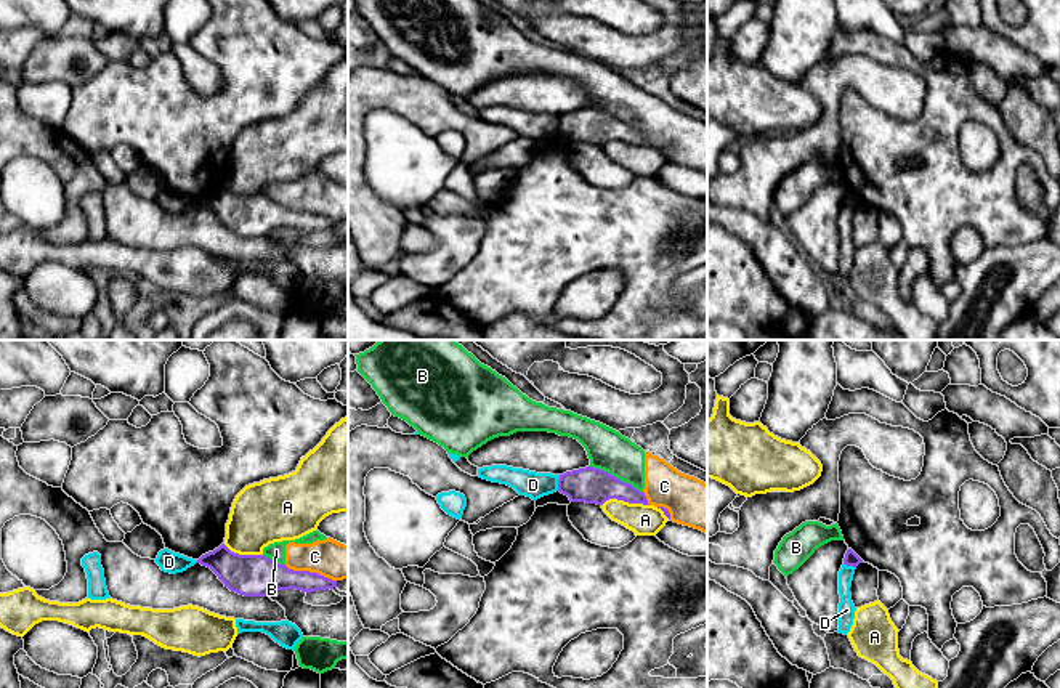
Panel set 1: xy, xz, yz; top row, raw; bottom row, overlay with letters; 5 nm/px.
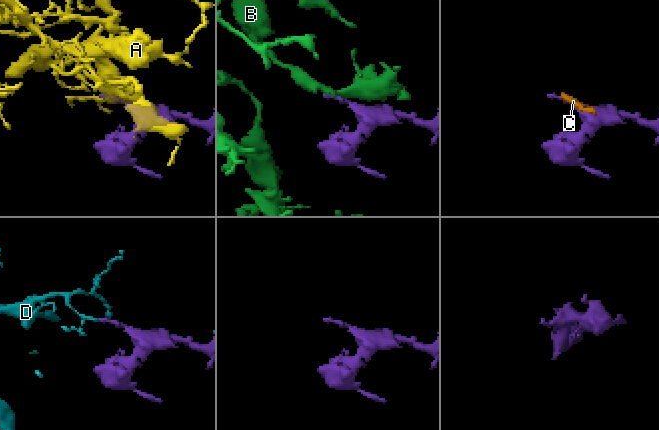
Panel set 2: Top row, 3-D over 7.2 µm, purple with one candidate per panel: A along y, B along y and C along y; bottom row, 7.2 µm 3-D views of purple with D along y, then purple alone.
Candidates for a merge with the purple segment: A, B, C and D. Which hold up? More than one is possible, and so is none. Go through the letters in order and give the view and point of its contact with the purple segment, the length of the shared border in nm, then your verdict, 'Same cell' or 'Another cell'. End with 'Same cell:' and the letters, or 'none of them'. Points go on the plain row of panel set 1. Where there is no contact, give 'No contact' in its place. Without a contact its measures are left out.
A: Touches purple at xz (624, 141). Shared border 240 nm. Another cell
B: Touches purple at xz (614, 117). Shared border 300 nm. Another cell
C: Touches purple at xy (308, 212). Shared border 280 nm. Another cell
D: Touches purple at xz (558, 124). Shared border 80 nm. Another cell
Same cell: none of them

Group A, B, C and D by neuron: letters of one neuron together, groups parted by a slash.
A / B C / D

